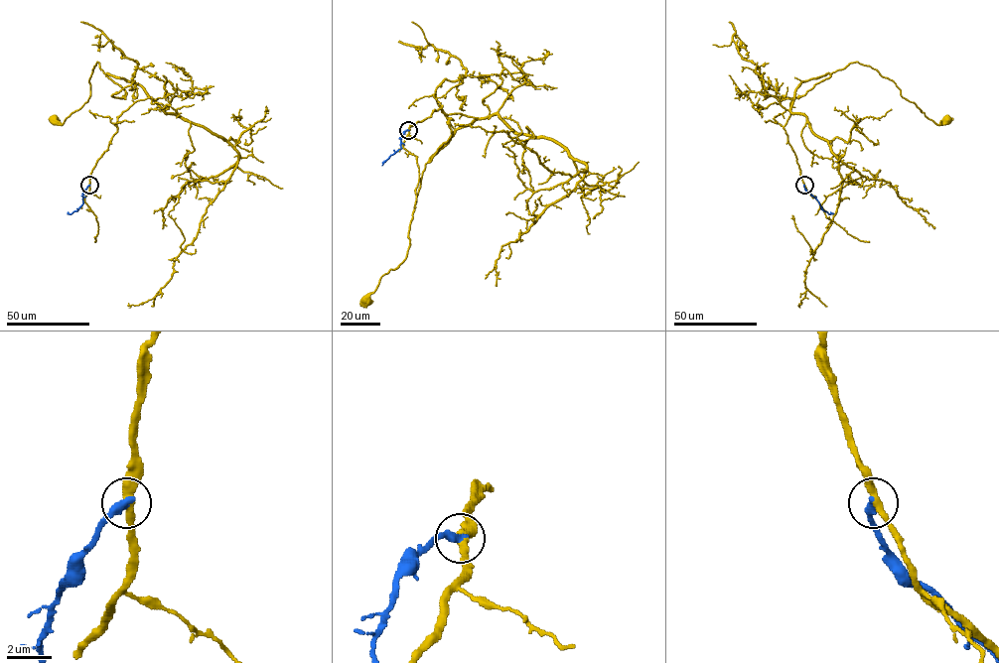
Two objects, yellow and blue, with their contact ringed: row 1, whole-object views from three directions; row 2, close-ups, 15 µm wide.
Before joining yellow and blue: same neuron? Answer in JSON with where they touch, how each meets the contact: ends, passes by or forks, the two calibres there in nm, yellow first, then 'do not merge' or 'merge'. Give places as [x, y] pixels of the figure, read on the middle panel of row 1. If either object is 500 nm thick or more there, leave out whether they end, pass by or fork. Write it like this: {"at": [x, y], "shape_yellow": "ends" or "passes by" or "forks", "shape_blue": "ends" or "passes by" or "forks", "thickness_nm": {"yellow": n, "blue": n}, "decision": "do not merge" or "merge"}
{"at": [408, 130], "shape_yellow": "passes by", "shape_blue": "ends", "thickness_nm": {"yellow": 360, "blue": 400}, "decision": "do not merge"}

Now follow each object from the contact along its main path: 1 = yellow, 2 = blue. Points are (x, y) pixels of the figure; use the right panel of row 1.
1: (804, 185), (784, 127), (802, 82), (858, 62), (891, 79), (927, 118), (937, 124), (946, 120)
2: (804, 185), (824, 211), (833, 213)

